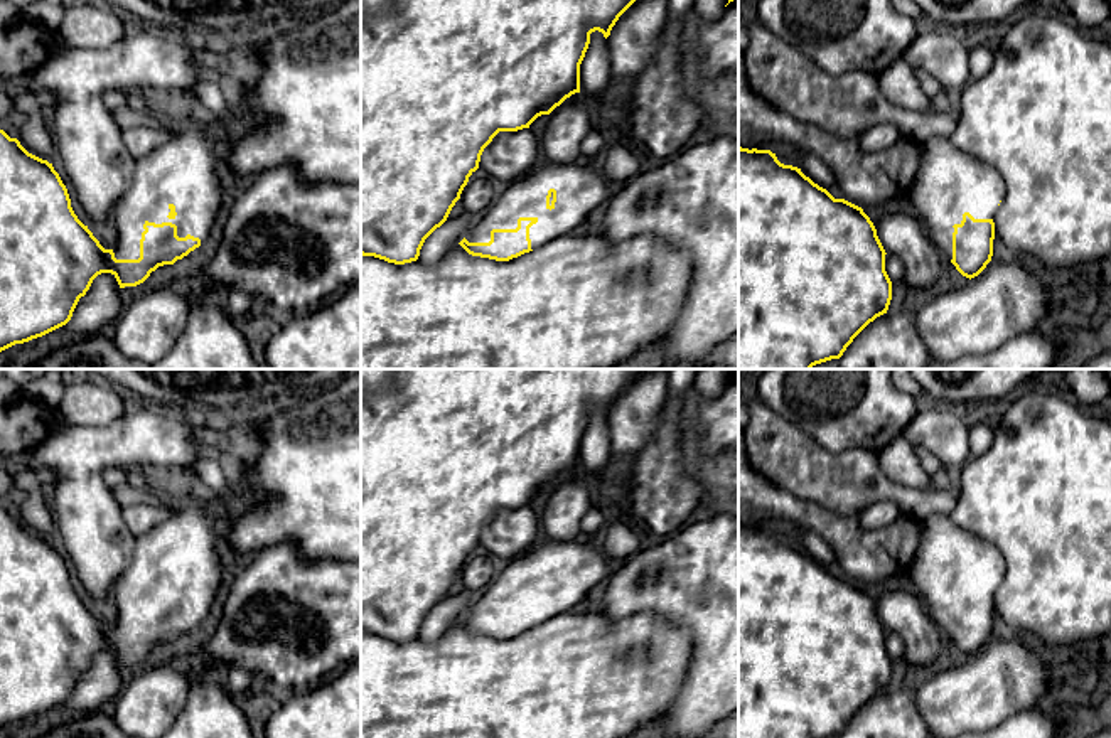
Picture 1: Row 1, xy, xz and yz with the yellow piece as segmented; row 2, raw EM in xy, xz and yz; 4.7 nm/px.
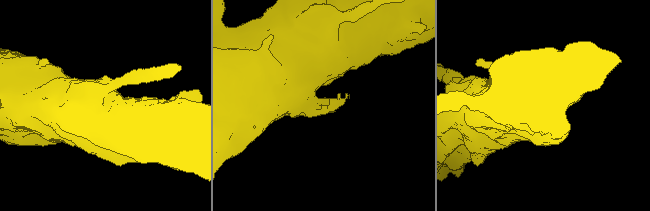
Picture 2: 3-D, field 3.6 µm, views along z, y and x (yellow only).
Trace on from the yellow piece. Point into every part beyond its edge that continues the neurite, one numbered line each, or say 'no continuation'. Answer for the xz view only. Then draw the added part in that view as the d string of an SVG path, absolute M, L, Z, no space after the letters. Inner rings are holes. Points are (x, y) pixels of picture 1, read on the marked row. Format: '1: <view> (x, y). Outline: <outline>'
1: xz (580, 186). Outline: M600 158L541 162L496 197L465 239L489 243L492 229L516 229L519 217L536 217L538 222L529 227L529 239L531 249L538 249L572 234L607 199L607 184Z

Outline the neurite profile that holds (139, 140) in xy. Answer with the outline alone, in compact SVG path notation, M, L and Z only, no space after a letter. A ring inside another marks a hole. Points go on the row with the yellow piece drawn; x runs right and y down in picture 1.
M142 123L138 126L121 130L121 140L130 155L137 160L169 142L172 133L174 131L170 128L153 128Z

